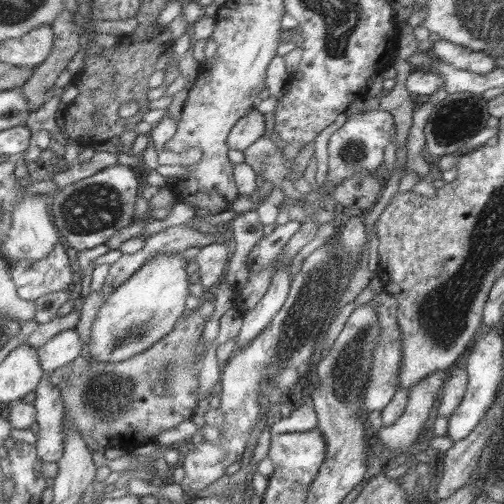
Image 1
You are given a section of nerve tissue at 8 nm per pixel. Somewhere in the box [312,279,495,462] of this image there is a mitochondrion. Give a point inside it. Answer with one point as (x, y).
(349, 369)

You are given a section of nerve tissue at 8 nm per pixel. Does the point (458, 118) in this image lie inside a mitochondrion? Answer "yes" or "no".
yes

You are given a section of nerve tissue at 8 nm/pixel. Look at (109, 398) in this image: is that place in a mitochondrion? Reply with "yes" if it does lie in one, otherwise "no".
yes

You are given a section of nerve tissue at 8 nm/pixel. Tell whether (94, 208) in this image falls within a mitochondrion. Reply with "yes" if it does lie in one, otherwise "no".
yes

